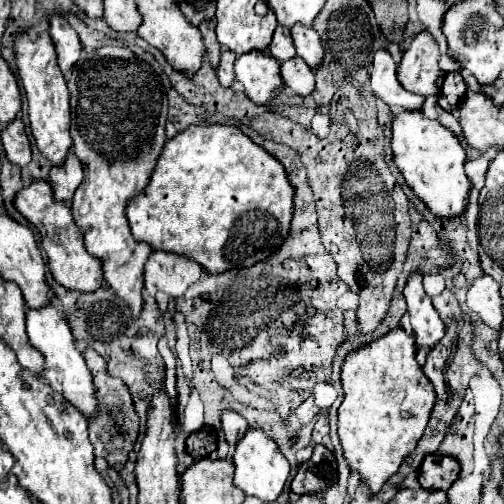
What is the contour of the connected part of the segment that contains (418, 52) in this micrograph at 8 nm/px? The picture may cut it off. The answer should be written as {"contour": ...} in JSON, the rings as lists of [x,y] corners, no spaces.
{"contour":[[[420,32],[412,38],[398,64],[398,80],[414,94],[432,96],[440,92],[444,72],[438,66],[440,50],[430,32]]]}

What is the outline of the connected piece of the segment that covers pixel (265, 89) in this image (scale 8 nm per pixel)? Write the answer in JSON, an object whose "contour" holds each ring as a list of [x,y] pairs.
{"contour":[[[246,52],[234,62],[236,80],[254,104],[268,104],[284,88],[280,62],[266,52]]]}

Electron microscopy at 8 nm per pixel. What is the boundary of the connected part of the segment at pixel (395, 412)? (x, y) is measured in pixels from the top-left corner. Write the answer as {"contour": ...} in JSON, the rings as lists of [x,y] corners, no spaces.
{"contour":[[[420,272],[408,276],[404,298],[416,340],[400,326],[348,352],[342,362],[344,402],[338,408],[338,436],[350,468],[360,472],[360,478],[374,494],[380,492],[384,482],[398,472],[402,460],[416,448],[436,402],[434,388],[416,362],[416,346],[432,348],[444,336],[444,322],[424,292]]]}

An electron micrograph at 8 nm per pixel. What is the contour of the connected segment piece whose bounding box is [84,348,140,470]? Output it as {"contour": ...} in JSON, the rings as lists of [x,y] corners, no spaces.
{"contour":[[[92,348],[84,350],[84,360],[92,372],[92,380],[96,384],[96,400],[100,404],[100,412],[96,412],[96,420],[88,420],[90,442],[94,446],[96,456],[102,456],[114,470],[120,470],[126,464],[128,452],[134,448],[134,442],[138,438],[138,424],[140,424],[138,414],[134,410],[126,384],[118,378],[112,378],[106,372],[106,362]]]}

